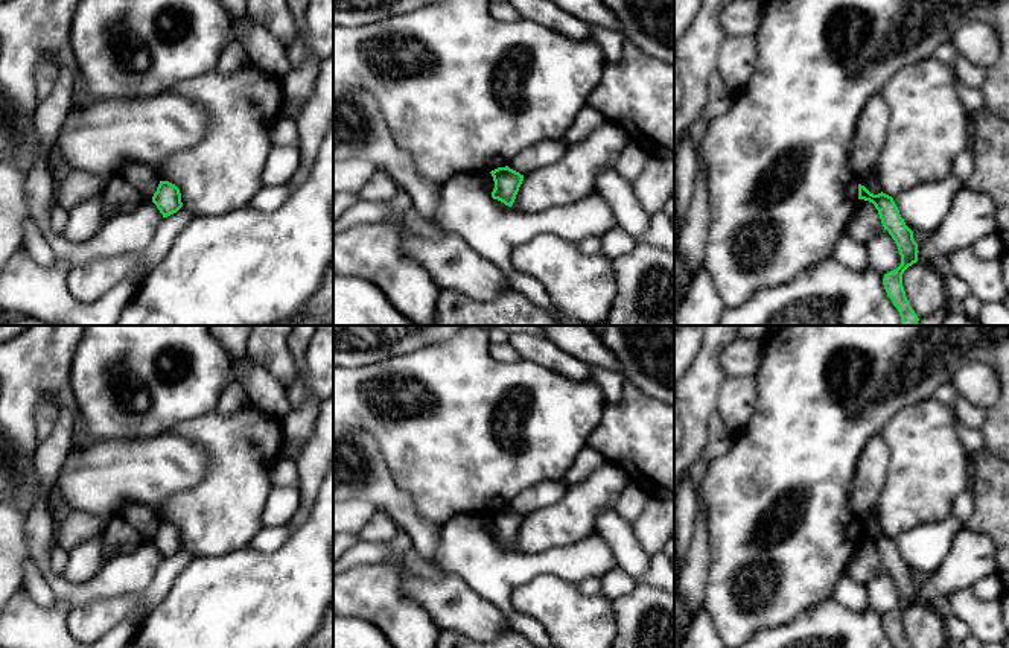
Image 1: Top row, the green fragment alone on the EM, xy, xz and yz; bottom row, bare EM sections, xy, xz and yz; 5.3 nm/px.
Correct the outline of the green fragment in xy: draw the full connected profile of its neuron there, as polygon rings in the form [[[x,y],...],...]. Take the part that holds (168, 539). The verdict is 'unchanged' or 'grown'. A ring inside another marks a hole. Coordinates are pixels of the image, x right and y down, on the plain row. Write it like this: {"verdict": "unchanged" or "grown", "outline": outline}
{"verdict": "unchanged", "outline": [[[160,522],[157,532],[152,537],[152,543],[163,558],[177,554],[183,548],[180,529],[169,522]]]}

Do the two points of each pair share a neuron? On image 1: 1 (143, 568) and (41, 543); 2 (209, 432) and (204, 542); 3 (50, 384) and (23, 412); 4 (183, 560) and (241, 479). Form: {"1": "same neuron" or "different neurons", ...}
{"1": "same neuron", "2": "same neuron", "3": "same neuron", "4": "different neurons"}

